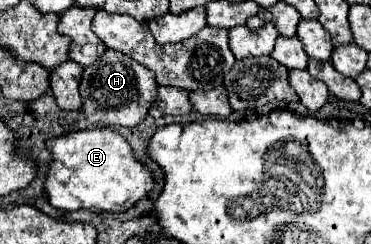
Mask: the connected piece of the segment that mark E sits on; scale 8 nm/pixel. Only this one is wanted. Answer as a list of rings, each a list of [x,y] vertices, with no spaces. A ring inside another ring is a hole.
[[[111,128],[69,132],[49,138],[45,146],[51,152],[47,172],[47,196],[51,206],[59,210],[69,212],[85,208],[97,212],[125,212],[153,188],[149,168],[133,158],[127,140]]]

